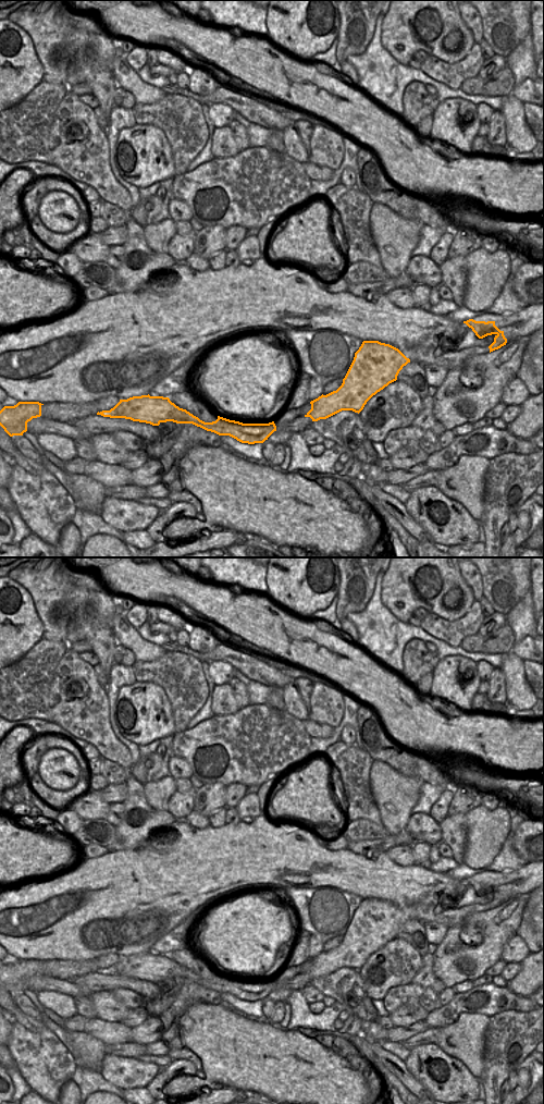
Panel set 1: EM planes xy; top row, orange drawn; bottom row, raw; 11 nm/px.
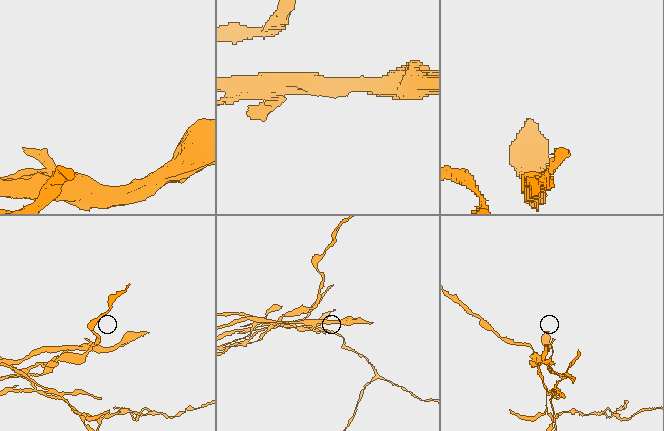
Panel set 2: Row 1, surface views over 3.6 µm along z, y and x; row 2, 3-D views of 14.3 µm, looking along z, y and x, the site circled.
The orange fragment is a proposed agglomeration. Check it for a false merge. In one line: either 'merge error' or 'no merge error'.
merge error

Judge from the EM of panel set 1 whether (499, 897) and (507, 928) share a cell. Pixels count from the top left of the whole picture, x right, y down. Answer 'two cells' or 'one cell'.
two cells

